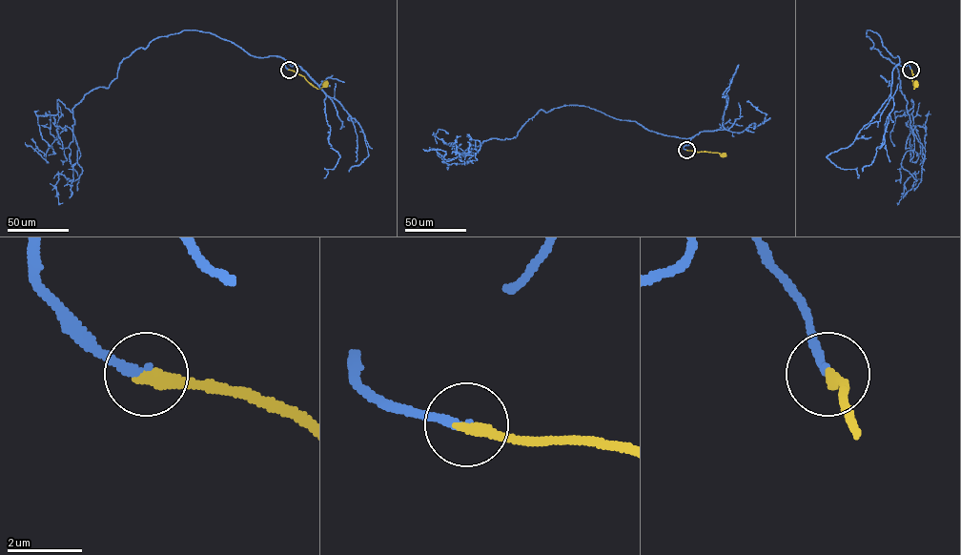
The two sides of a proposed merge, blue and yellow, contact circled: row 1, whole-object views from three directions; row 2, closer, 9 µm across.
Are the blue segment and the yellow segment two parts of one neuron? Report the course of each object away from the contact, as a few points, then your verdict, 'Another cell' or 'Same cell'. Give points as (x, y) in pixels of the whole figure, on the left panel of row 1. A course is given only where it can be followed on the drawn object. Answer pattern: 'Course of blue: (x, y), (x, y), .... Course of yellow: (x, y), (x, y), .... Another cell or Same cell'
Course of blue: (289, 69), (194, 30), (136, 49), (72, 109), (82, 173), (59, 174), (63, 202). Course of yellow: (289, 70), (302, 75), (316, 88), (325, 84). Same cell

